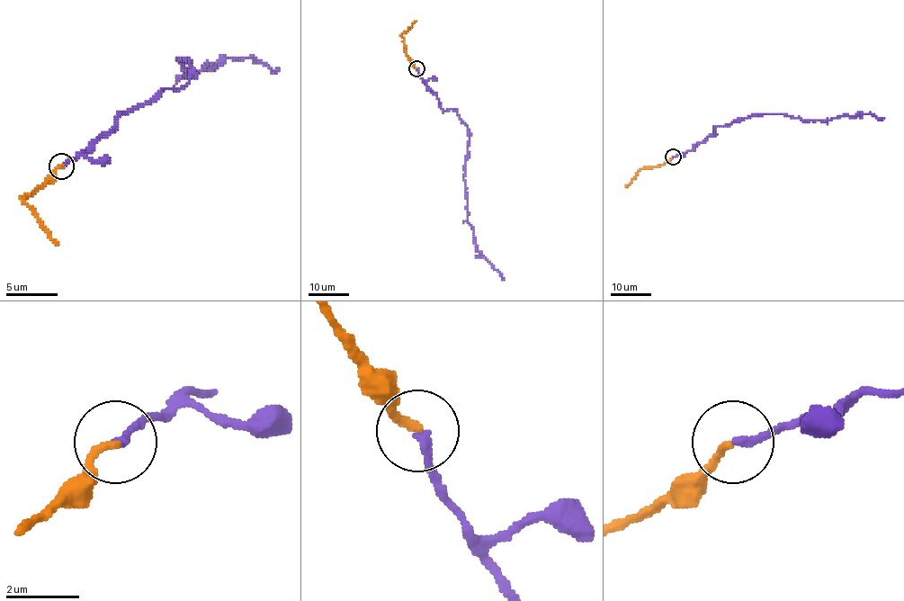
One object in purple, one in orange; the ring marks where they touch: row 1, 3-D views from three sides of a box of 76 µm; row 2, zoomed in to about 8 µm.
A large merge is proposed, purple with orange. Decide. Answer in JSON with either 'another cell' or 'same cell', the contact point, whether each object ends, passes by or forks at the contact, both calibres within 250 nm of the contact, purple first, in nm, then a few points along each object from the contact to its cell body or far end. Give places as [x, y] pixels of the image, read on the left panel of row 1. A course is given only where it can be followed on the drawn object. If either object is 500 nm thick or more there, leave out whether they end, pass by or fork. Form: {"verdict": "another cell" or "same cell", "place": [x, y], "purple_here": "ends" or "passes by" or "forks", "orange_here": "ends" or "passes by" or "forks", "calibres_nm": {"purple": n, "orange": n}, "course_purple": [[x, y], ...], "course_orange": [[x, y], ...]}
{"verdict": "same cell", "place": [61, 165], "purple_here": "ends", "orange_here": "ends", "calibres_nm": {"purple": 240, "orange": 200}, "course_purple": [[63, 165], [128, 109], [181, 88], [192, 76], [181, 58], [186, 78], [225, 58], [279, 67]], "course_orange": [[60, 165], [24, 199], [58, 245]]}

